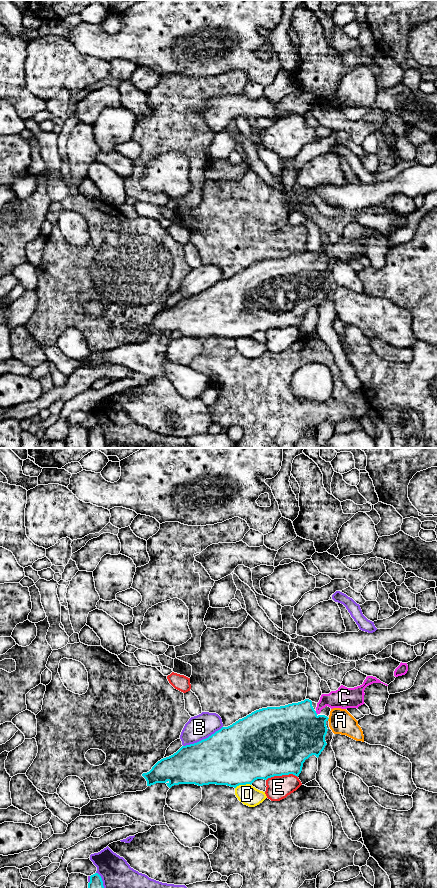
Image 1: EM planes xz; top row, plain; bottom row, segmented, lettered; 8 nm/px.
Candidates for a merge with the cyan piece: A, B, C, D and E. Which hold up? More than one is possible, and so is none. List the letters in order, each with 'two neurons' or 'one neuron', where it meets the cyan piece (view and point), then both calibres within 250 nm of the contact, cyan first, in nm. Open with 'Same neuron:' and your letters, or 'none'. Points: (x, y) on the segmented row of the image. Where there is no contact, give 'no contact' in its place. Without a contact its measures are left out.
Same neuron: C
A: two neurons; contact xz (328, 718); calibres 380 and 190 nm
B: two neurons; contact xz (203, 739); calibres 440 and 200 nm
C: one neuron; contact xz (315, 712); calibres 460 and 160 nm
D: two neurons; contact xz (242, 784); calibres 480 and 160 nm
E: two neurons; contact xz (281, 775); calibres 500 and 190 nm

